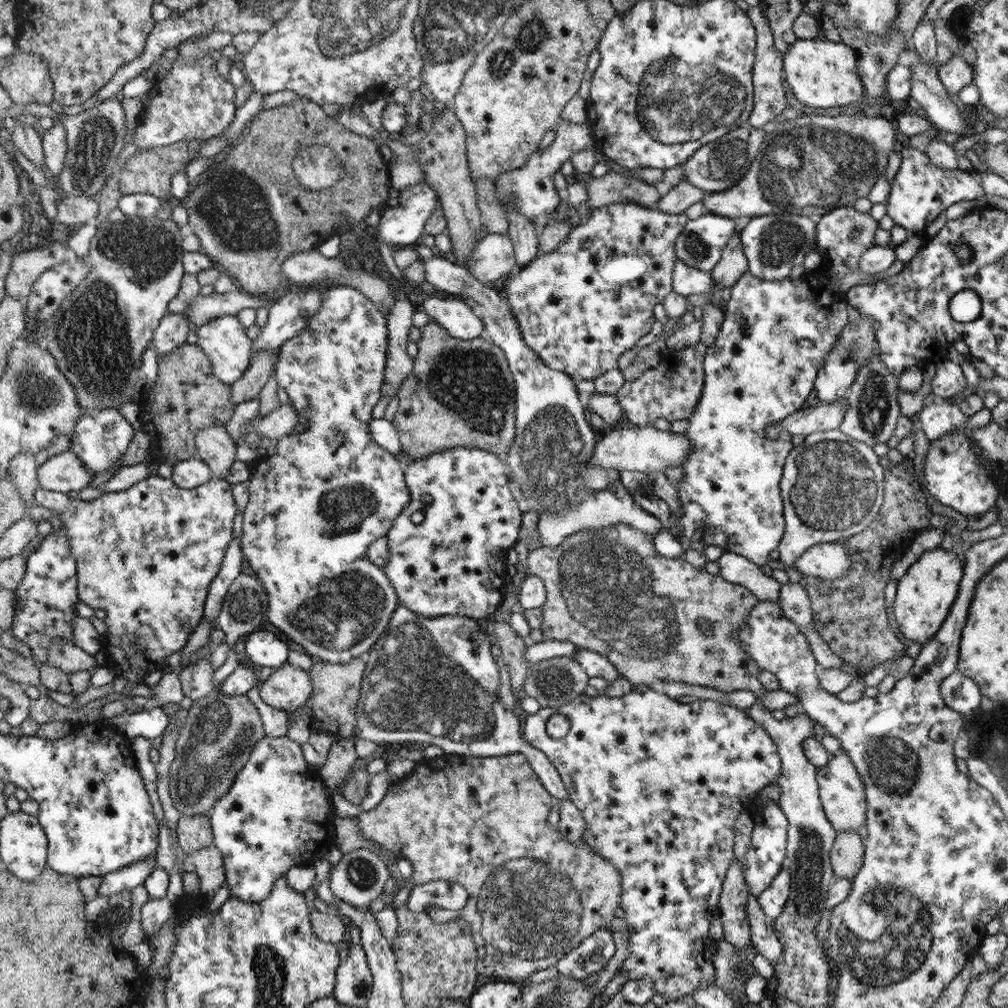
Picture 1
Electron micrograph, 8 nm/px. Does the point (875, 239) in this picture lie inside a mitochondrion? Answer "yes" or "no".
no

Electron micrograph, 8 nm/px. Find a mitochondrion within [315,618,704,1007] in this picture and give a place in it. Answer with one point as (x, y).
(528, 906)

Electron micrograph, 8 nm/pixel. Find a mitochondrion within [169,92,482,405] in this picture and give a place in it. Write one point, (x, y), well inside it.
(236, 211)

